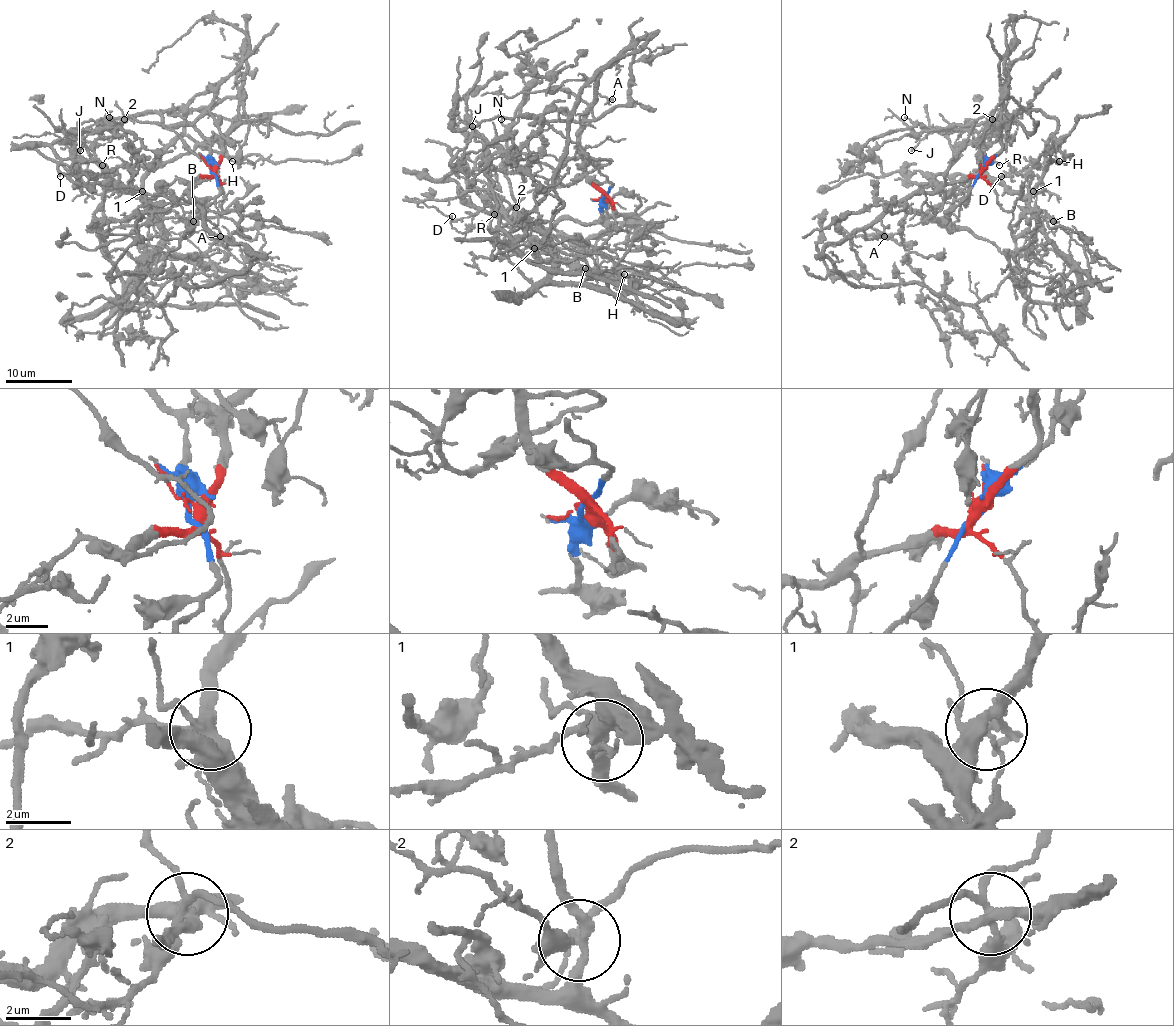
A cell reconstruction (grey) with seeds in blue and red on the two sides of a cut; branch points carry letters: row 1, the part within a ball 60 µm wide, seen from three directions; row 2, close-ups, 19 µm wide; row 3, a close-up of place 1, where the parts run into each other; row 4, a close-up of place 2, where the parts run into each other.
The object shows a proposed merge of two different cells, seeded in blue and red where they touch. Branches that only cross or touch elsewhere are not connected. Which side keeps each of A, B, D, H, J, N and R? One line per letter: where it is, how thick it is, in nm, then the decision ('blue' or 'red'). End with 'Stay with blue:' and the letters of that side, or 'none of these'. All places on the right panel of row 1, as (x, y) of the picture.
A: place (884, 236); calibre 130 nm; red
B: place (1053, 221); calibre 440 nm; blue
D: place (1001, 176); calibre 100 nm; blue
H: place (1059, 161); calibre 160 nm; blue
J: place (911, 150); calibre 140 nm; blue
N: place (904, 117); calibre 110 nm; blue
R: place (999, 165); calibre 150 nm; blue
Stay with blue: B, D, H, J, N, R

